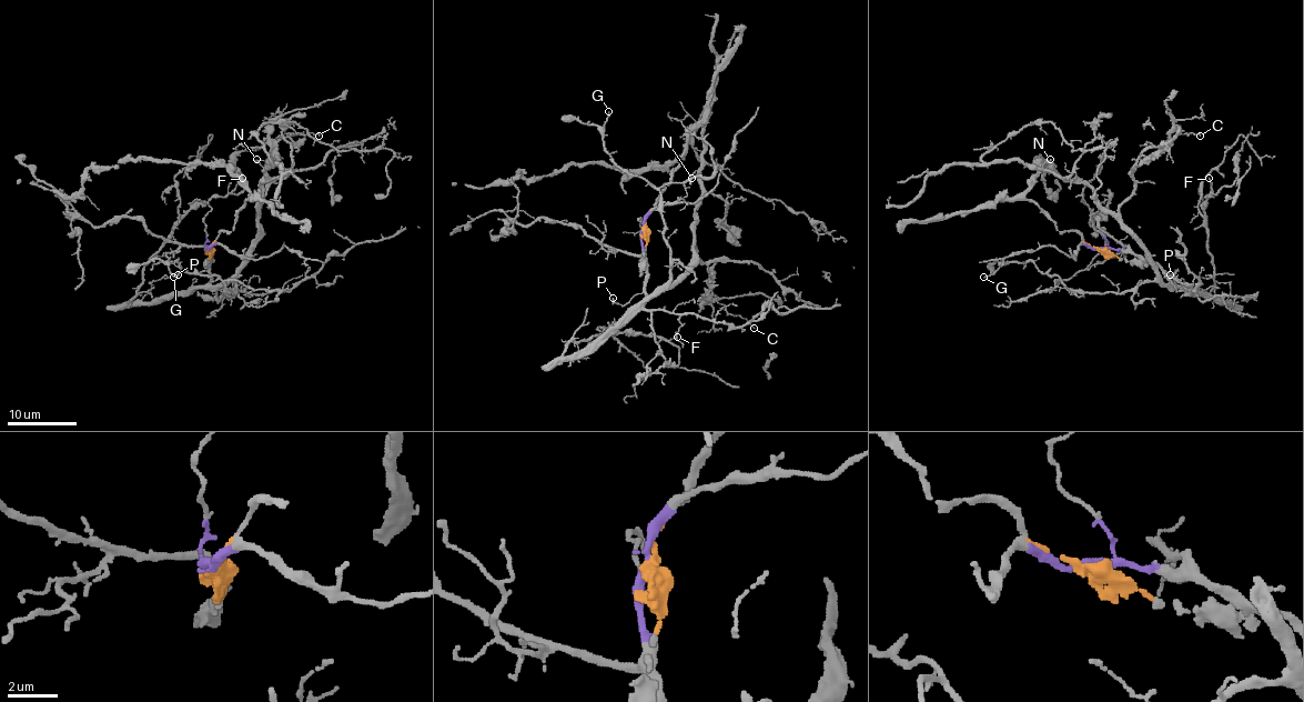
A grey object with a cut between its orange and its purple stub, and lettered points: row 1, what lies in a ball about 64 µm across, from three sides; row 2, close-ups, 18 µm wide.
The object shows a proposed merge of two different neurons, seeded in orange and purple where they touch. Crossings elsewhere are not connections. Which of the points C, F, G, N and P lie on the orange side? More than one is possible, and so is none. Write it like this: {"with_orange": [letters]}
{"with_orange": []}

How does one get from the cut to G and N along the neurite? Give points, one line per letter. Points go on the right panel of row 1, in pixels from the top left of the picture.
G: (1101, 249), (1141, 254), (1169, 283), (1141, 282), (1125, 292), (1073, 292), (1031, 261), (1002, 263), (982, 277)
N: (1101, 249), (1141, 254), (1156, 264), (1166, 286), (1144, 247), (1085, 183), (1045, 171), (1042, 166), (1050, 159)

